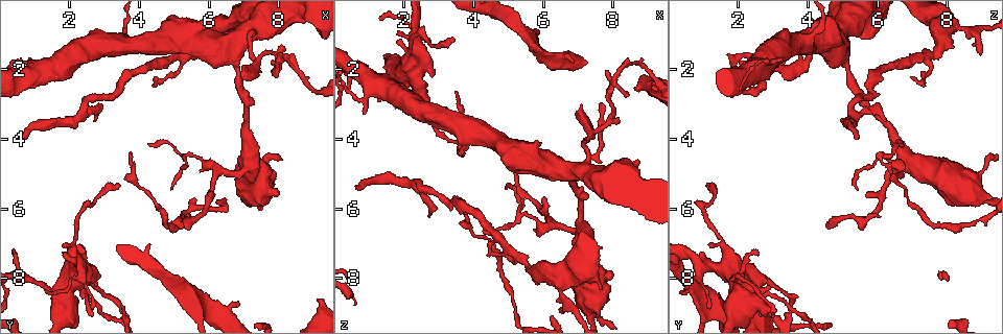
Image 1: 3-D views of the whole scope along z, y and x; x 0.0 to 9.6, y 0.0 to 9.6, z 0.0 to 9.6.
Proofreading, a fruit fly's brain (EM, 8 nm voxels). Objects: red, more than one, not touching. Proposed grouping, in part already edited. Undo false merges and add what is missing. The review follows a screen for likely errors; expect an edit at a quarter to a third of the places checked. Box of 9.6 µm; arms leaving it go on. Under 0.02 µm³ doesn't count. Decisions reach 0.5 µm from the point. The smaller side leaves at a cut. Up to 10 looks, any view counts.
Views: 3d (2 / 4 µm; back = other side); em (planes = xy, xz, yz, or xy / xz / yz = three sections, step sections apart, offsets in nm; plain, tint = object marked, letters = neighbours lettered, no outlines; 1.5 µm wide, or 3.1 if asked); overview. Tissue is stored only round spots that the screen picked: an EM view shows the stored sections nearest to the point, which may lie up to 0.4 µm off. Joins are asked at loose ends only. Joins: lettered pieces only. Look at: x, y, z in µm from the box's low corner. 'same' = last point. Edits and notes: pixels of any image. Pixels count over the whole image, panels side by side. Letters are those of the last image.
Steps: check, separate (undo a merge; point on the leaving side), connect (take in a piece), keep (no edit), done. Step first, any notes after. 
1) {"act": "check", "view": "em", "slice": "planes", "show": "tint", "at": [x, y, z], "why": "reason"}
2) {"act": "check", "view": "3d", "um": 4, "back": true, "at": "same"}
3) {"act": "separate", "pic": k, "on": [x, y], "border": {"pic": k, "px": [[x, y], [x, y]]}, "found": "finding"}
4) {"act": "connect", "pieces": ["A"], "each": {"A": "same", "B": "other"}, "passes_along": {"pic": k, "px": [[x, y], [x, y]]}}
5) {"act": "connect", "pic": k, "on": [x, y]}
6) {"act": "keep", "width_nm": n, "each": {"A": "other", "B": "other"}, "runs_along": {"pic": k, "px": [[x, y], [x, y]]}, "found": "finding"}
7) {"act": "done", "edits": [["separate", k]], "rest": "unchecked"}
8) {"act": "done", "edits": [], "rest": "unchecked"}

{"act": "check", "view": "em", "slice": "xy", "step": 4, "show": "letters", "at": [1.80, 7.00, 1.15], "why": "an open end"}

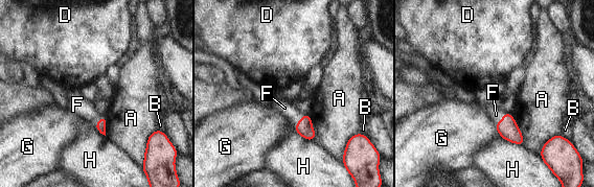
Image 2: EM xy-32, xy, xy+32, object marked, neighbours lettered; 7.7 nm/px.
{"act": "connect", "pic": 2, "on": [284, 108], "each": {"A": "other", "B": "other", "D": "other", "F": "same", "G": "other", "H": "other"}, "passes_along": {"pic": 2, "px": [[304, 127], [298, 121], [284, 108]]}, "found": "the neuron continues"}

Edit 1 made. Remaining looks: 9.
{"act": "check", "view": "overview", "why": "redraw"}

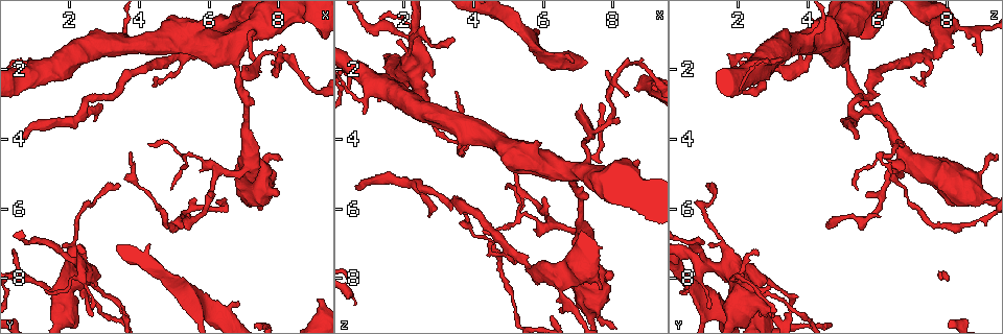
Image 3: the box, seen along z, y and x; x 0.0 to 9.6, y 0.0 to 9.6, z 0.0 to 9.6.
{"act": "check", "view": "em", "slice": "xz", "step": 4, "show": "tint", "at": [4.50, 2.30, 6.90], "why": "thin end"}

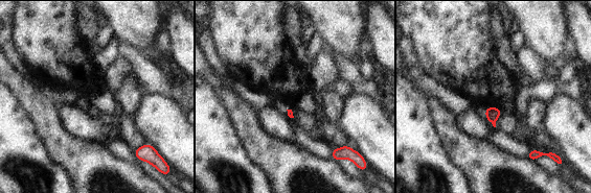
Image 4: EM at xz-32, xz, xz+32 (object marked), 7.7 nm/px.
{"act": "check", "view": "em", "slice": "planes", "show": "letters", "at": "same"}

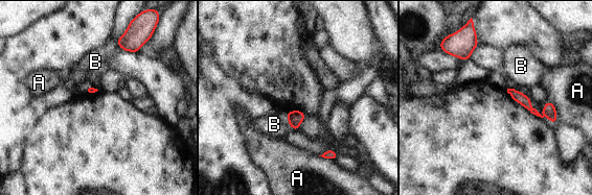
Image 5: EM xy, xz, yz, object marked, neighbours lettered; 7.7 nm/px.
{"act": "keep", "each": {"A": "other", "B": "other"}, "border": {"pic": 5, "px": [[123, 32], [116, 39], [120, 49]]}, "found": "no lettered piece goes on from it"}

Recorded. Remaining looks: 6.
{"act": "check", "view": "em", "slice": "xz", "step": 8, "show": "tint", "at": [6.55, 0.85, 8.40], "why": "thick turns thin"}

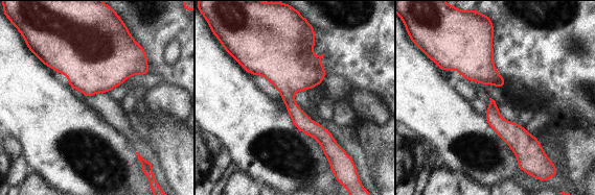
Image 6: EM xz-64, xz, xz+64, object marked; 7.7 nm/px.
{"act": "check", "view": "em", "slice": "planes", "show": "letters", "at": "same"}

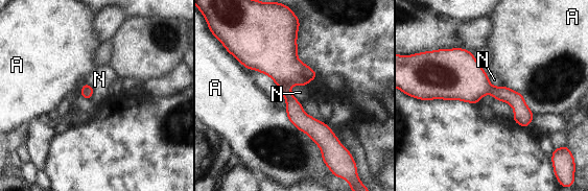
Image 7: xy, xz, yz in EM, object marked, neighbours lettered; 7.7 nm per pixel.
{"act": "keep", "each": {"A": "other", "N": "other"}, "border": {"pic": 7, "px": [[290, 85], [292, 95], [302, 103]]}, "found": "one neuron here"}

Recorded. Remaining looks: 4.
{"act": "check", "view": "em", "slice": "xy", "step": 4, "show": "tint", "at": [6.65, 1.55, 5.00], "why": "a narrow waist"}

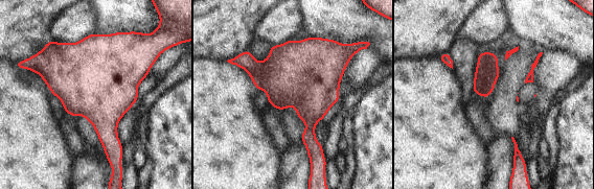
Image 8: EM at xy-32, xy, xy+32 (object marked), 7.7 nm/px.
{"act": "check", "view": "em", "slice": "planes", "show": "tint", "at": "same", "why": "cut it another way"}

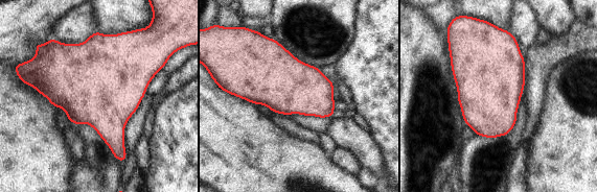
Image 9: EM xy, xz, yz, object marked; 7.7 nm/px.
{"act": "check", "view": "em", "slice": "planes", "show": "letters", "at": "same", "why": "what lies round it"}

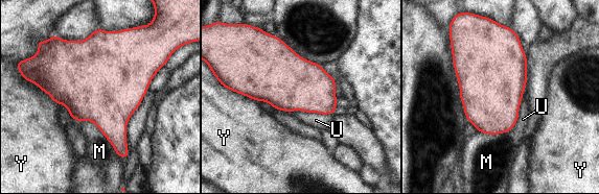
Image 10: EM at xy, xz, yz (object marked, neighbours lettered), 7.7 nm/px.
{"act": "keep", "each": {"M": "other", "U": "other", "Y": "other"}, "border": {"pic": 10, "px": [[290, 111], [333, 113]]}, "found": "all the same neuron"}

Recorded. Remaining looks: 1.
{"act": "check", "view": "em", "slice": "planes", "show": "letters", "at": [4.80, 6.50, 7.80], "why": "narrows sharply"}

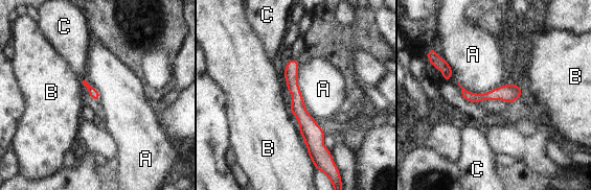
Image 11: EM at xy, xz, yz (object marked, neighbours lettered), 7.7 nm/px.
{"act": "keep", "longest_contact_nm": ["A", 440], "each": {"A": "other", "B": "other", "C": "other"}, "runs_along": {"pic": 11, "px": [[291, 62], [312, 155]]}, "found": "continuous, no second neuron"}

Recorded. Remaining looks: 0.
{"act": "done", "edits": [["connect", 2]], "rest": "unchecked"}

